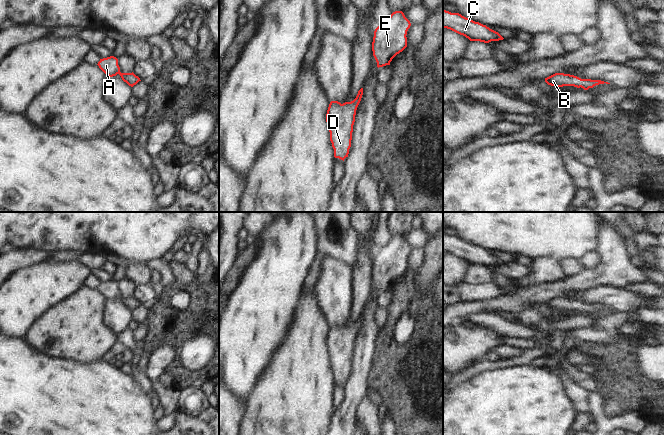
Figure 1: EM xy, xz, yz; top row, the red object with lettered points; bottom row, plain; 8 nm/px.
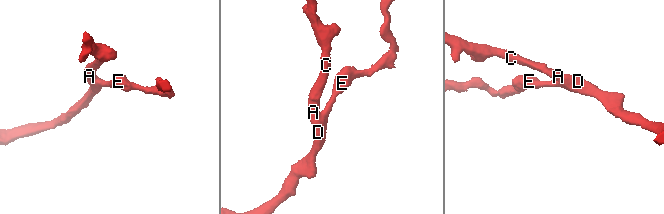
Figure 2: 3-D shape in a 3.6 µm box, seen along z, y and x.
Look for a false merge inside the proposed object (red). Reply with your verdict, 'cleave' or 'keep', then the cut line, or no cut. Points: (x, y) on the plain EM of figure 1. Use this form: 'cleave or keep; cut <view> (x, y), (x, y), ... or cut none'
keep; cut none

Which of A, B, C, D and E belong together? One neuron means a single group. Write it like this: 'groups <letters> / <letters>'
groups A B C D E

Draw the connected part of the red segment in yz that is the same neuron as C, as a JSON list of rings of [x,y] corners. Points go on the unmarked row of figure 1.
[[[444,233],[443,252],[450,253],[460,259],[463,259],[470,265],[489,267],[491,265],[504,263],[498,256],[490,253],[486,249],[468,243],[459,237],[451,237]]]

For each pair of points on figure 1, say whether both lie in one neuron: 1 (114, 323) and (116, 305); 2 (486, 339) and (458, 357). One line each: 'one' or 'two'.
1: one
2: one

